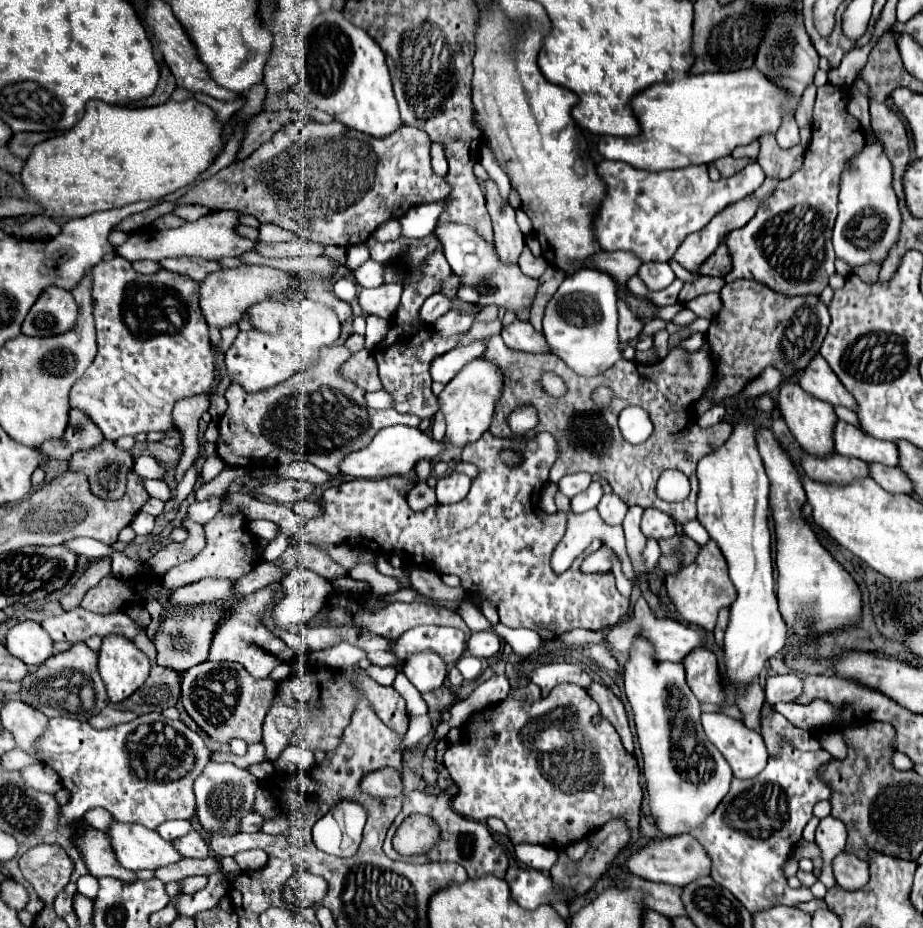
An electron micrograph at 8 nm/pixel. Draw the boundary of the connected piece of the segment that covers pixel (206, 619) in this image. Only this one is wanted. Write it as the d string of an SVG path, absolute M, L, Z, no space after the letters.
M224 608L206 610L206 614L196 616L168 616L160 622L160 628L156 632L156 650L158 650L158 664L164 668L172 668L176 672L186 672L190 666L196 666L204 660L208 660L208 646L212 630L216 628L218 618L222 618Z

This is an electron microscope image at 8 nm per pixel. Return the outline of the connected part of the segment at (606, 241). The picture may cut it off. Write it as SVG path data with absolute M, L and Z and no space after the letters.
M602 160L600 164L596 164L596 172L606 184L606 196L600 202L592 222L592 230L596 234L600 248L604 252L616 252L616 250L632 252L642 262L668 262L688 234L702 230L714 218L714 214L718 214L728 204L738 202L746 194L754 192L758 186L762 186L766 178L764 170L756 162L748 164L744 170L740 170L730 178L720 178L718 182L712 182L708 178L706 166L686 166L686 170L668 170L668 172L652 174L652 172L636 170L626 162Z

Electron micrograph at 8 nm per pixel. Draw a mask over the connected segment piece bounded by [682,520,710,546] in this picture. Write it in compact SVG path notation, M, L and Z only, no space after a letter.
M690 520L690 522L686 522L684 526L682 526L682 530L684 530L684 534L686 536L690 536L694 542L698 542L700 546L702 544L706 544L708 540L710 540L710 536L708 536L708 532L704 530L704 526L698 522L698 520Z

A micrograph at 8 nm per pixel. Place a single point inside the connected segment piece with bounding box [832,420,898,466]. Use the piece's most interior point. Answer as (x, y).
(849, 440)

